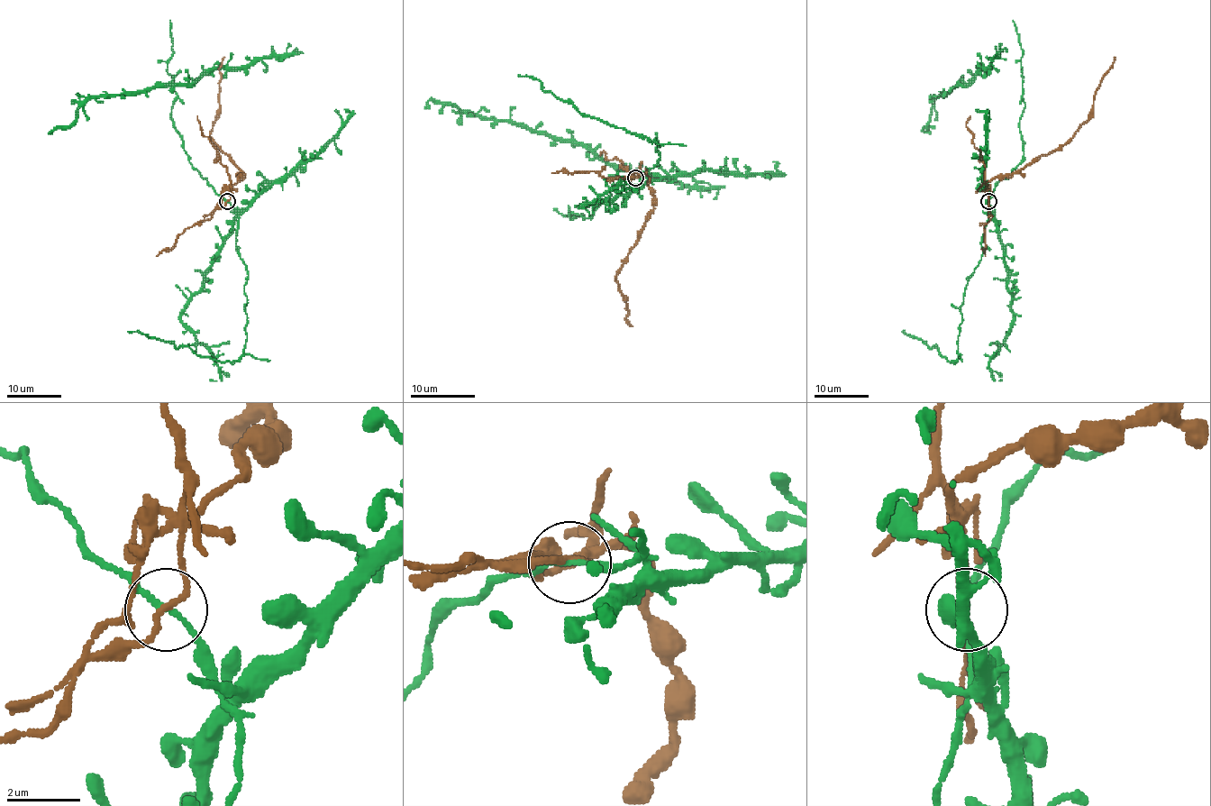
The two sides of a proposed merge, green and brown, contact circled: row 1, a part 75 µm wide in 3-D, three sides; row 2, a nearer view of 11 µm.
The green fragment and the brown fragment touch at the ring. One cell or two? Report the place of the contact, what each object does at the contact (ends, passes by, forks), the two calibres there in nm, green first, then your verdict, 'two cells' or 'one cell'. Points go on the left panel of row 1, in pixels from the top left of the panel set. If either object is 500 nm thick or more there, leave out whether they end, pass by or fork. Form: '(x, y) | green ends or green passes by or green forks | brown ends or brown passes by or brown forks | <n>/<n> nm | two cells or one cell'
(227, 201) | green passes by | brown passes by | 140/130 nm | two cells

